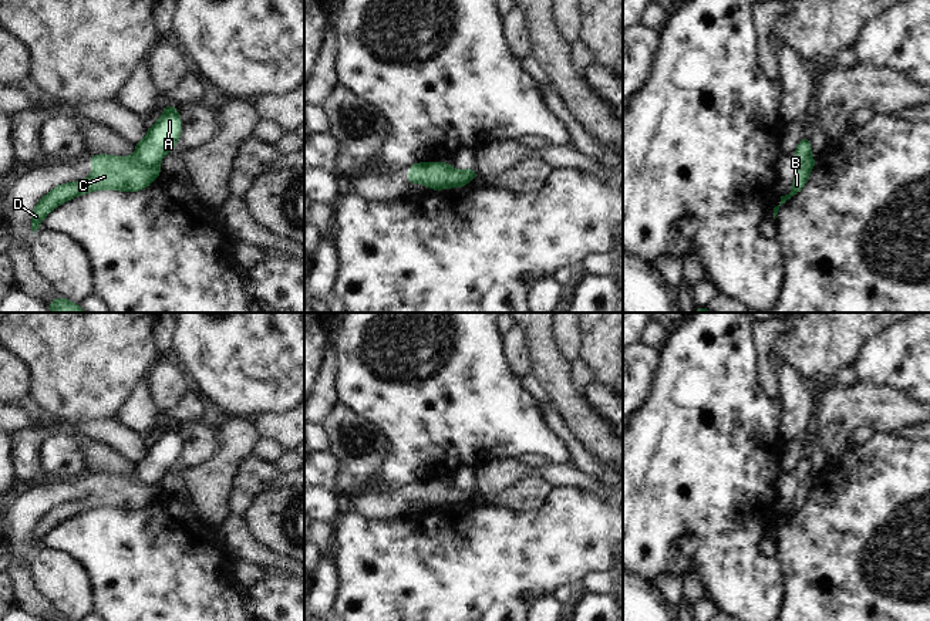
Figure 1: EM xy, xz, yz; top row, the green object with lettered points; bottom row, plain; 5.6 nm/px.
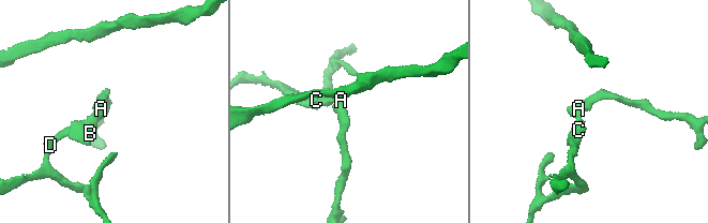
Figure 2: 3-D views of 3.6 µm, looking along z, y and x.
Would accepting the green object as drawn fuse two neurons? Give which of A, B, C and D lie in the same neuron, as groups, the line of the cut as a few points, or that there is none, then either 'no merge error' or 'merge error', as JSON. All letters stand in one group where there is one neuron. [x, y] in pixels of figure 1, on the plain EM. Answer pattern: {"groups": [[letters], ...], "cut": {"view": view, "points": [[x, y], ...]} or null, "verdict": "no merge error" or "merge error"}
{"groups": [["A"], ["B", "C", "D"]], "cut": {"view": "xy", "points": [[134, 475], [145, 483], [157, 483]]}, "verdict": "merge error"}

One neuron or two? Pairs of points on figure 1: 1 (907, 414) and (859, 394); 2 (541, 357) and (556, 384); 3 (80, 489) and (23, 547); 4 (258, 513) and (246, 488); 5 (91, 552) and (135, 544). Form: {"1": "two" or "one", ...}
{"1": "one", "2": "one", "3": "one", "4": "two", "5": "one"}

